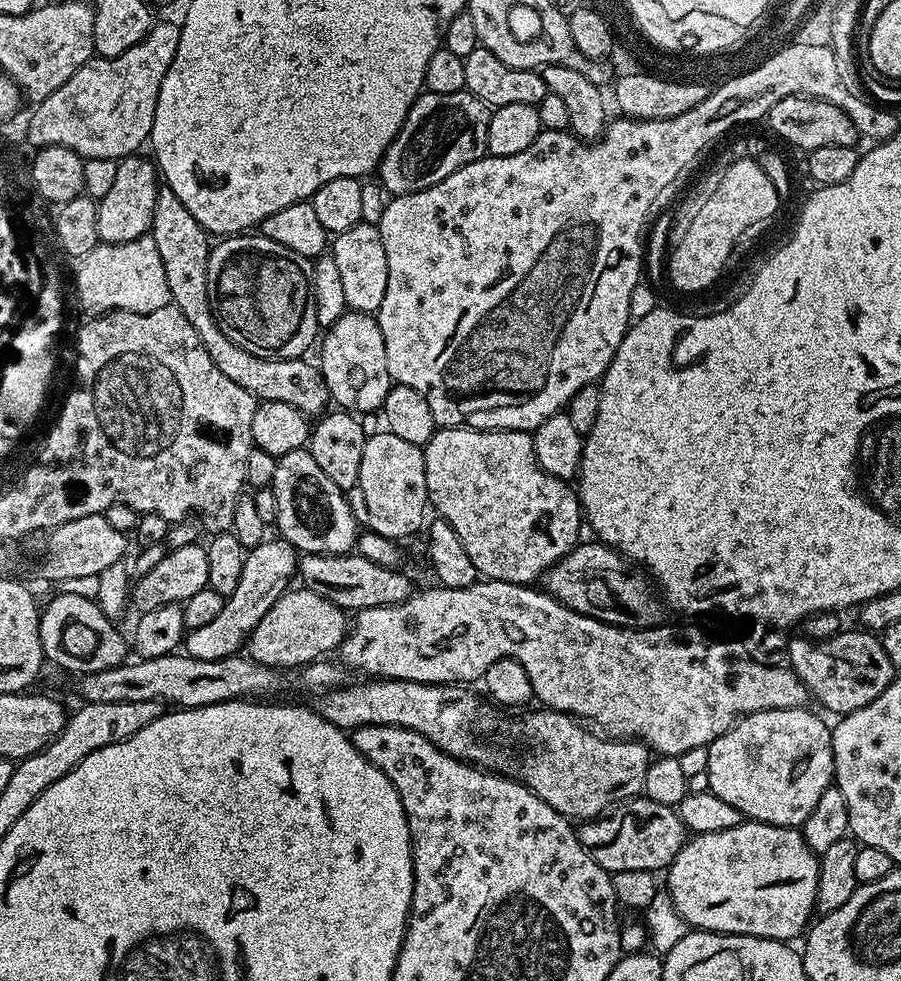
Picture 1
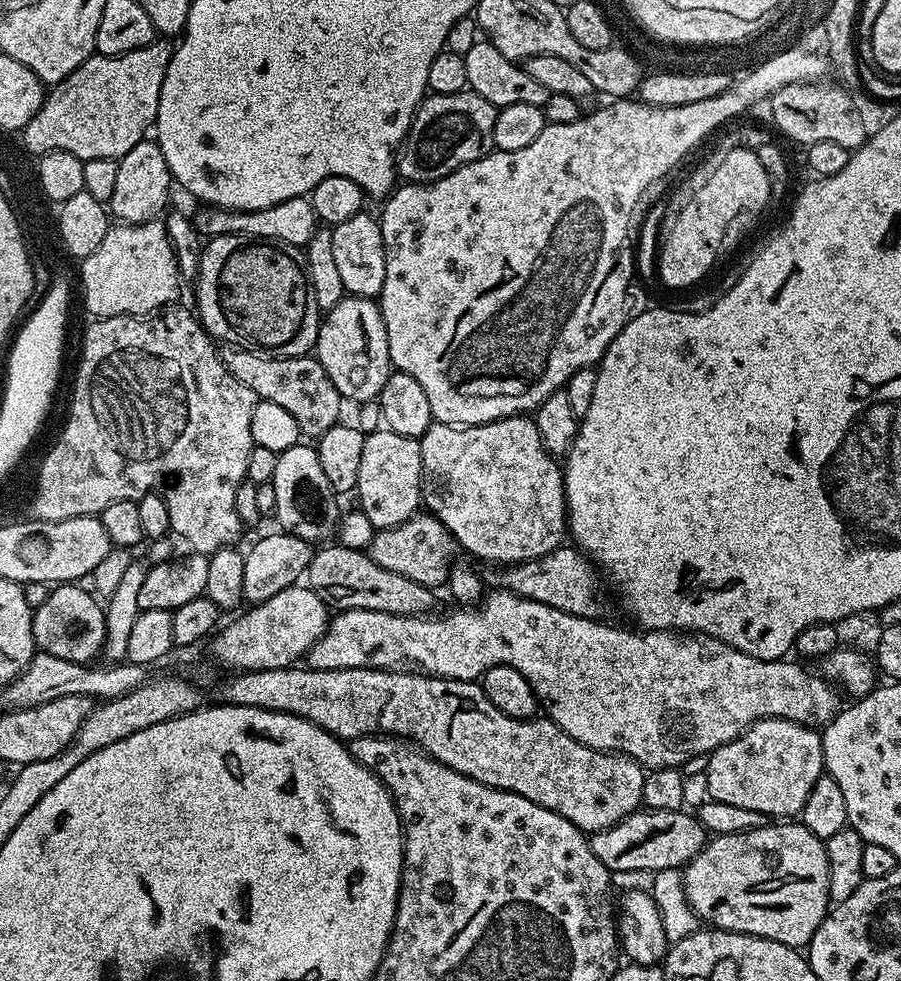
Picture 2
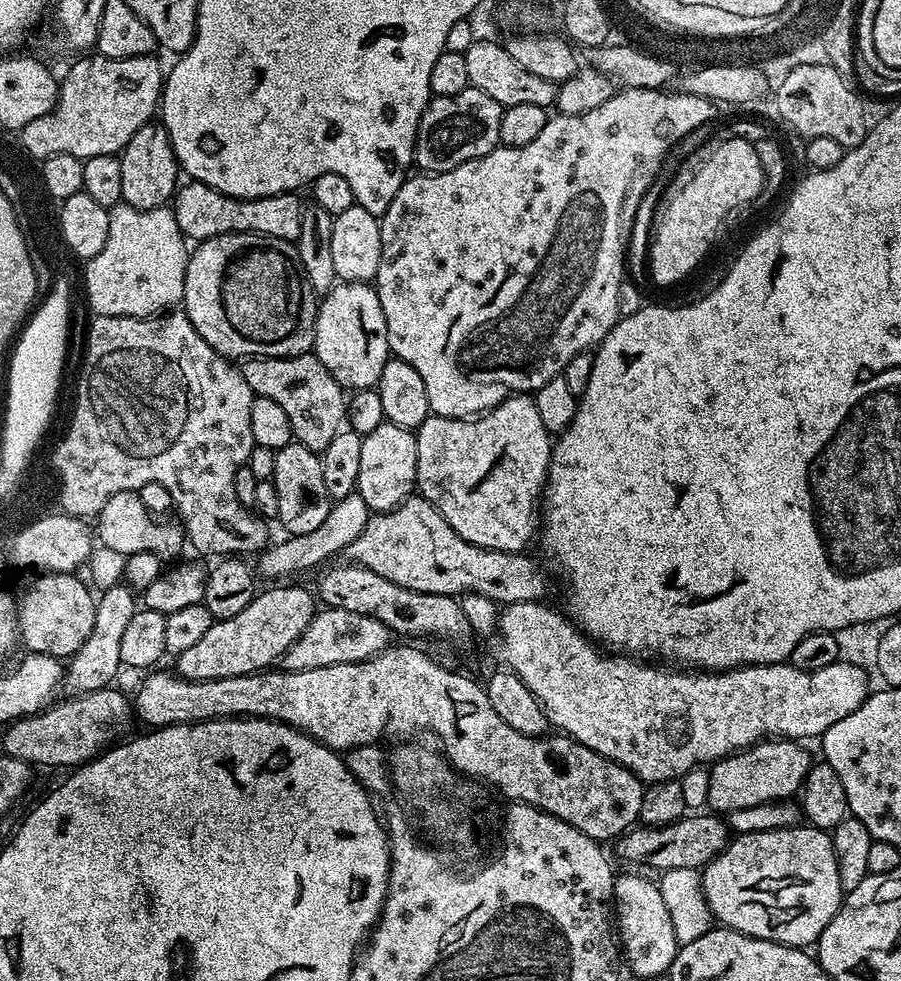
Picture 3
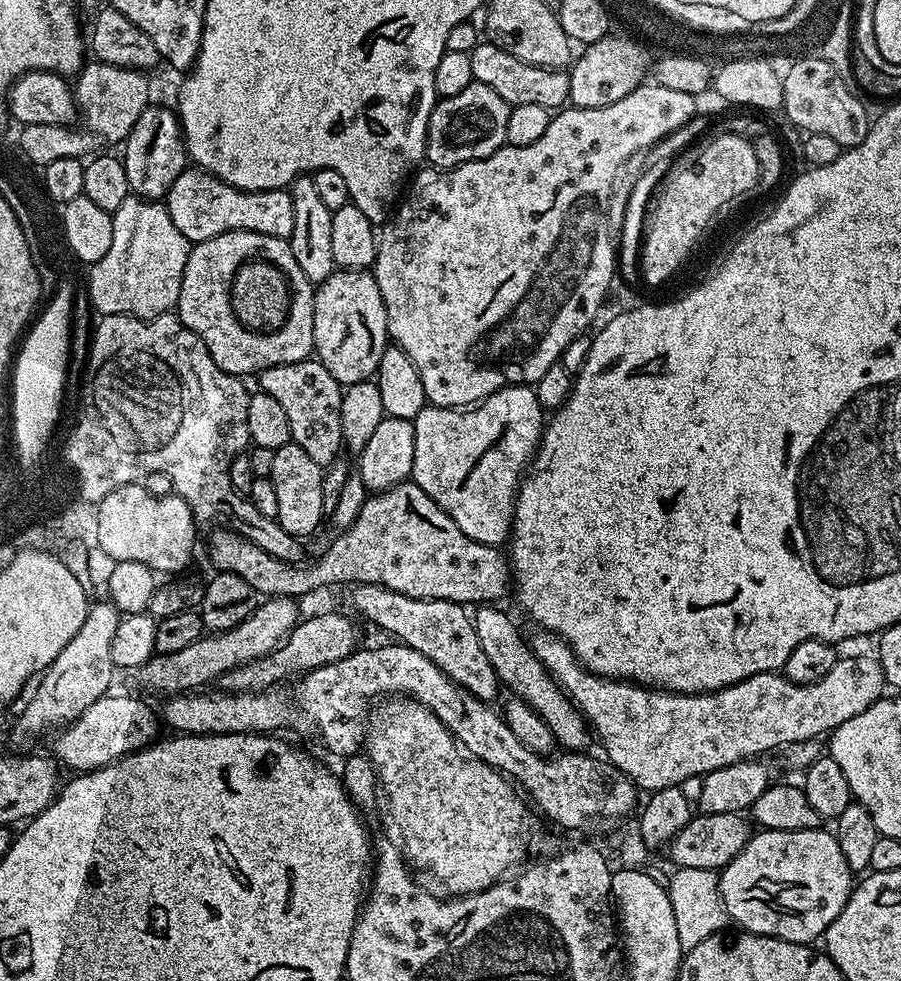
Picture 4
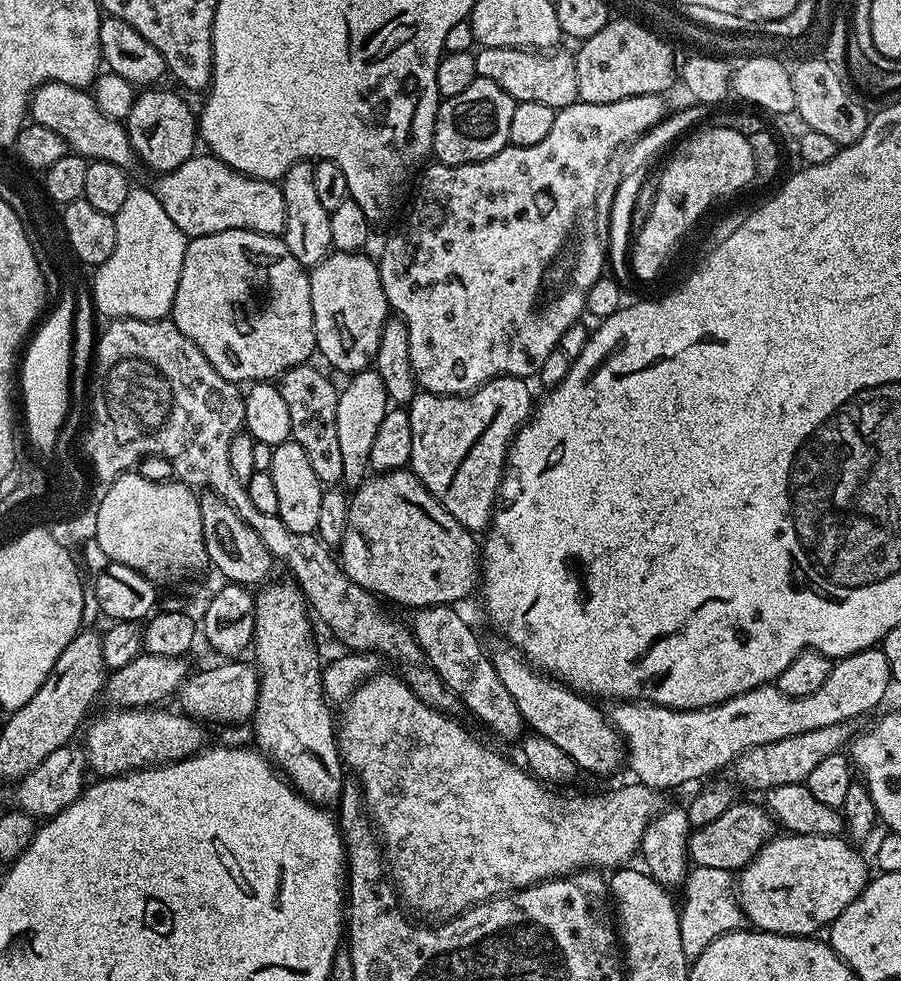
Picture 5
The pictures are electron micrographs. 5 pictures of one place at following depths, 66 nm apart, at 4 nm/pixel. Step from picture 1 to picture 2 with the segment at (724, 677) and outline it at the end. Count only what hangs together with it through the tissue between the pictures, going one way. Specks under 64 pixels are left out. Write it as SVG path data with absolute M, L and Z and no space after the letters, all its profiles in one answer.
M492 590L485 595L484 599L475 606L460 606L455 609L457 612L448 612L445 616L434 616L435 614L425 614L416 616L395 616L394 614L379 613L377 610L364 609L346 609L337 611L328 621L328 629L314 642L314 646L309 650L306 657L306 664L309 668L322 670L350 670L351 668L395 668L403 669L405 666L411 666L430 676L441 676L447 680L471 680L479 681L484 675L484 671L493 668L499 664L510 666L530 682L534 690L539 707L543 715L554 721L560 729L570 738L582 742L586 746L596 748L600 752L620 752L624 756L629 756L637 760L645 770L659 768L679 769L687 760L692 760L695 756L701 758L707 757L714 749L721 748L726 742L738 738L756 724L759 720L789 720L795 724L806 724L809 726L823 726L836 715L841 707L841 697L837 689L829 681L825 680L823 675L815 671L807 672L805 665L800 662L791 664L788 658L774 661L762 661L759 657L751 657L750 654L742 654L736 648L727 646L721 647L721 652L712 652L707 648L703 639L697 638L692 634L677 634L672 630L662 632L650 632L647 630L635 630L636 632L627 632L624 628L611 628L600 620L587 620L574 614L566 614L562 610L554 610L554 606L546 606L542 602L534 602L522 598L518 594L507 590Z

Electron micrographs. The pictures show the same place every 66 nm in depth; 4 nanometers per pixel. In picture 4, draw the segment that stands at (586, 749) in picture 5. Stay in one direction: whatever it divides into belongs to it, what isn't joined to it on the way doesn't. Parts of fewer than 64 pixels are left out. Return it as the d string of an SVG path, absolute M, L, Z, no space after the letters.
M480 606L475 609L472 624L477 631L479 645L486 652L490 665L497 672L499 683L511 695L521 696L533 710L550 726L557 745L564 750L587 749L590 729L584 715L572 705L572 699L560 687L558 681L542 666L531 647L524 644L516 630L516 624L496 606Z

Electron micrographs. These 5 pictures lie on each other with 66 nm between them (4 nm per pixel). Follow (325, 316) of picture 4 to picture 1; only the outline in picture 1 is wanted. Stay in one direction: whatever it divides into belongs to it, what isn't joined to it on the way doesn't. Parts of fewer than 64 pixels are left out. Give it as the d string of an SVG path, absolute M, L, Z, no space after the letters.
M345 311L344 316L323 333L319 348L318 367L324 375L329 397L335 403L337 400L341 409L353 414L379 413L394 381L386 366L386 342L382 342L382 330L375 315Z

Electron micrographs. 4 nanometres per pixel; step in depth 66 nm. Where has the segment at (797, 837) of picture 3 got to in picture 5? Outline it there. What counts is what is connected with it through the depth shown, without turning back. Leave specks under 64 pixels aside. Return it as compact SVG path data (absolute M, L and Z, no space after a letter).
M780 834L769 840L766 846L762 846L762 850L758 850L756 857L754 857L746 867L739 869L738 879L734 884L736 898L740 901L740 911L744 913L747 923L751 925L753 929L761 932L773 932L774 934L782 934L783 936L815 937L817 933L819 933L816 932L819 928L821 928L821 930L827 929L836 921L838 914L842 914L842 910L846 910L846 906L850 906L850 902L854 902L858 898L858 894L862 894L862 890L868 885L870 879L870 871L868 872L867 862L851 847L855 848L843 835L793 836L791 834Z

